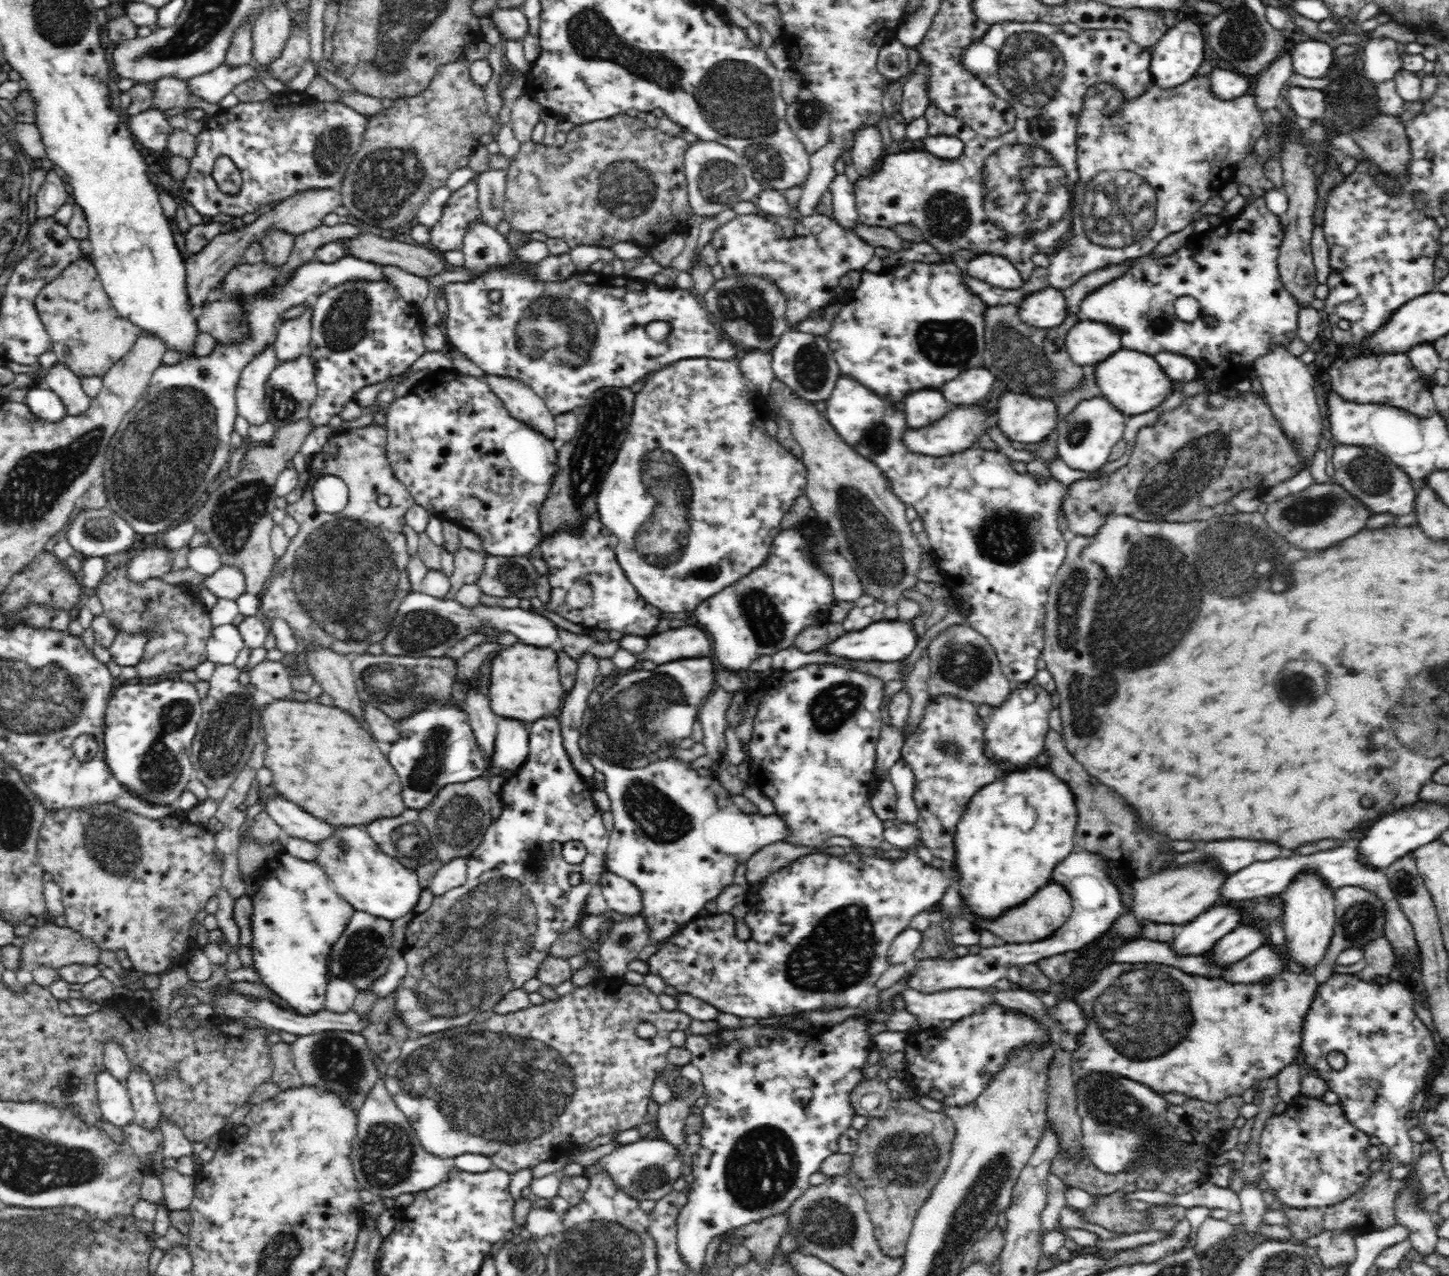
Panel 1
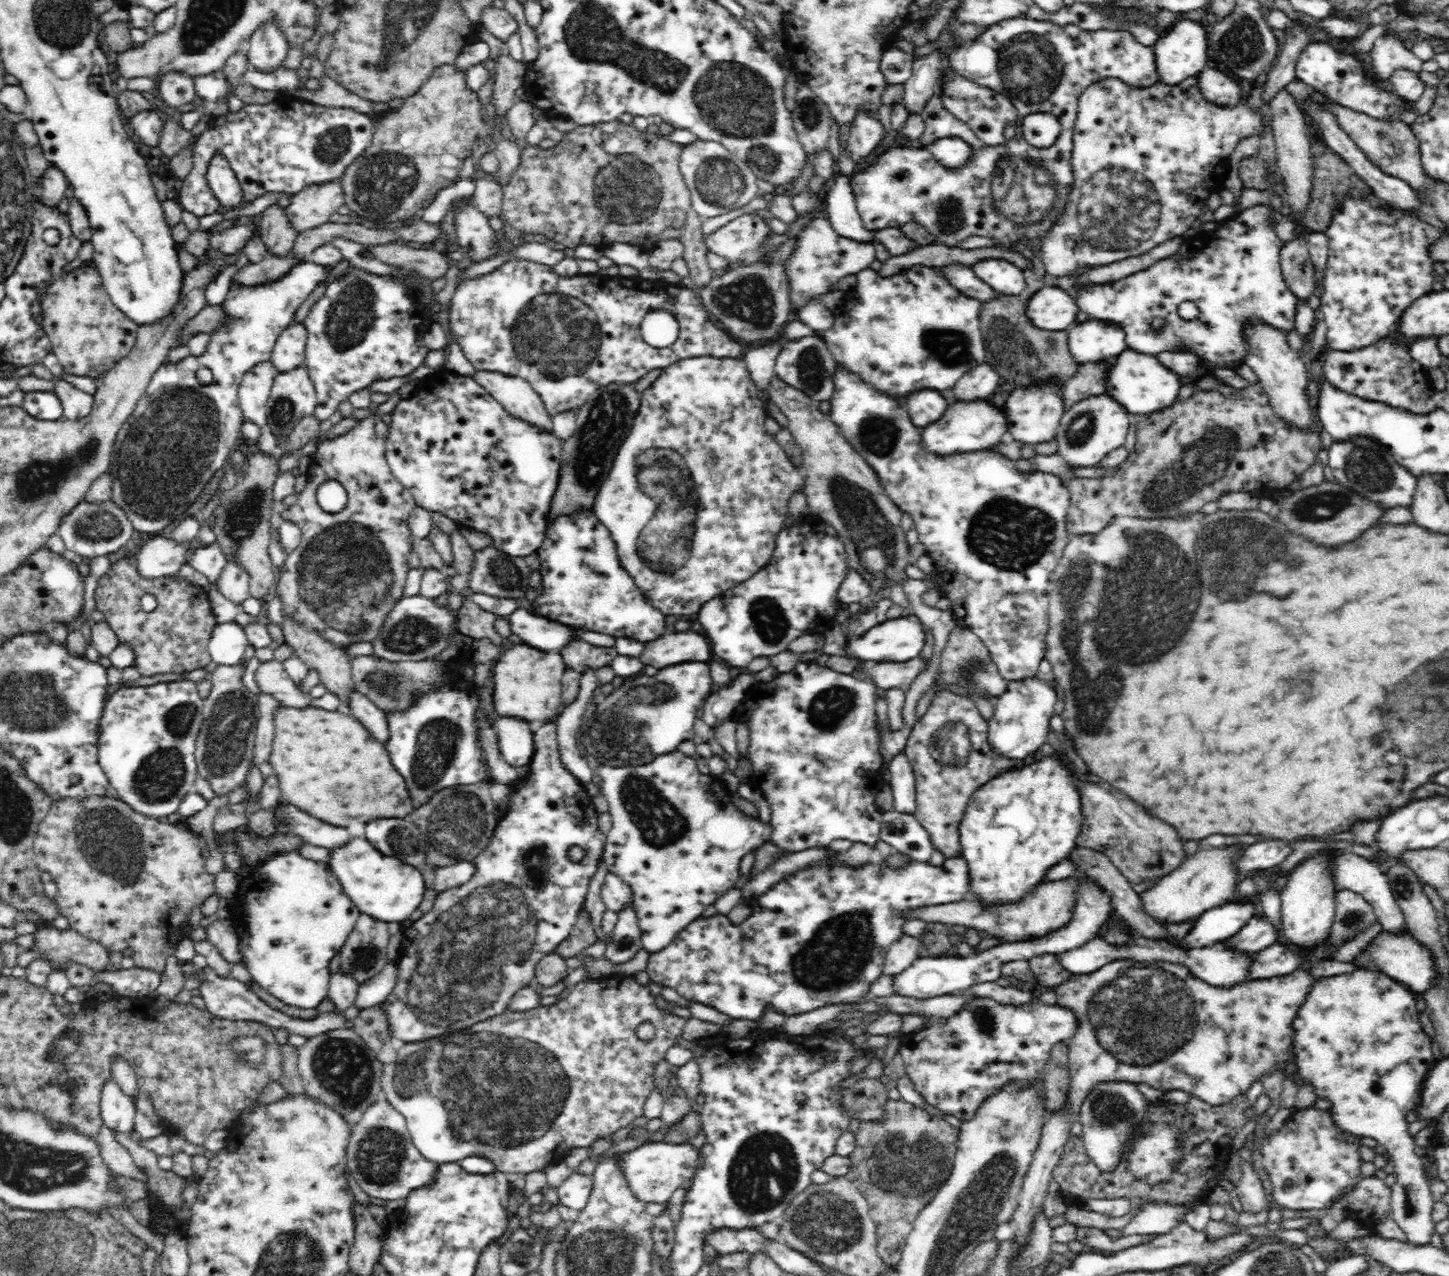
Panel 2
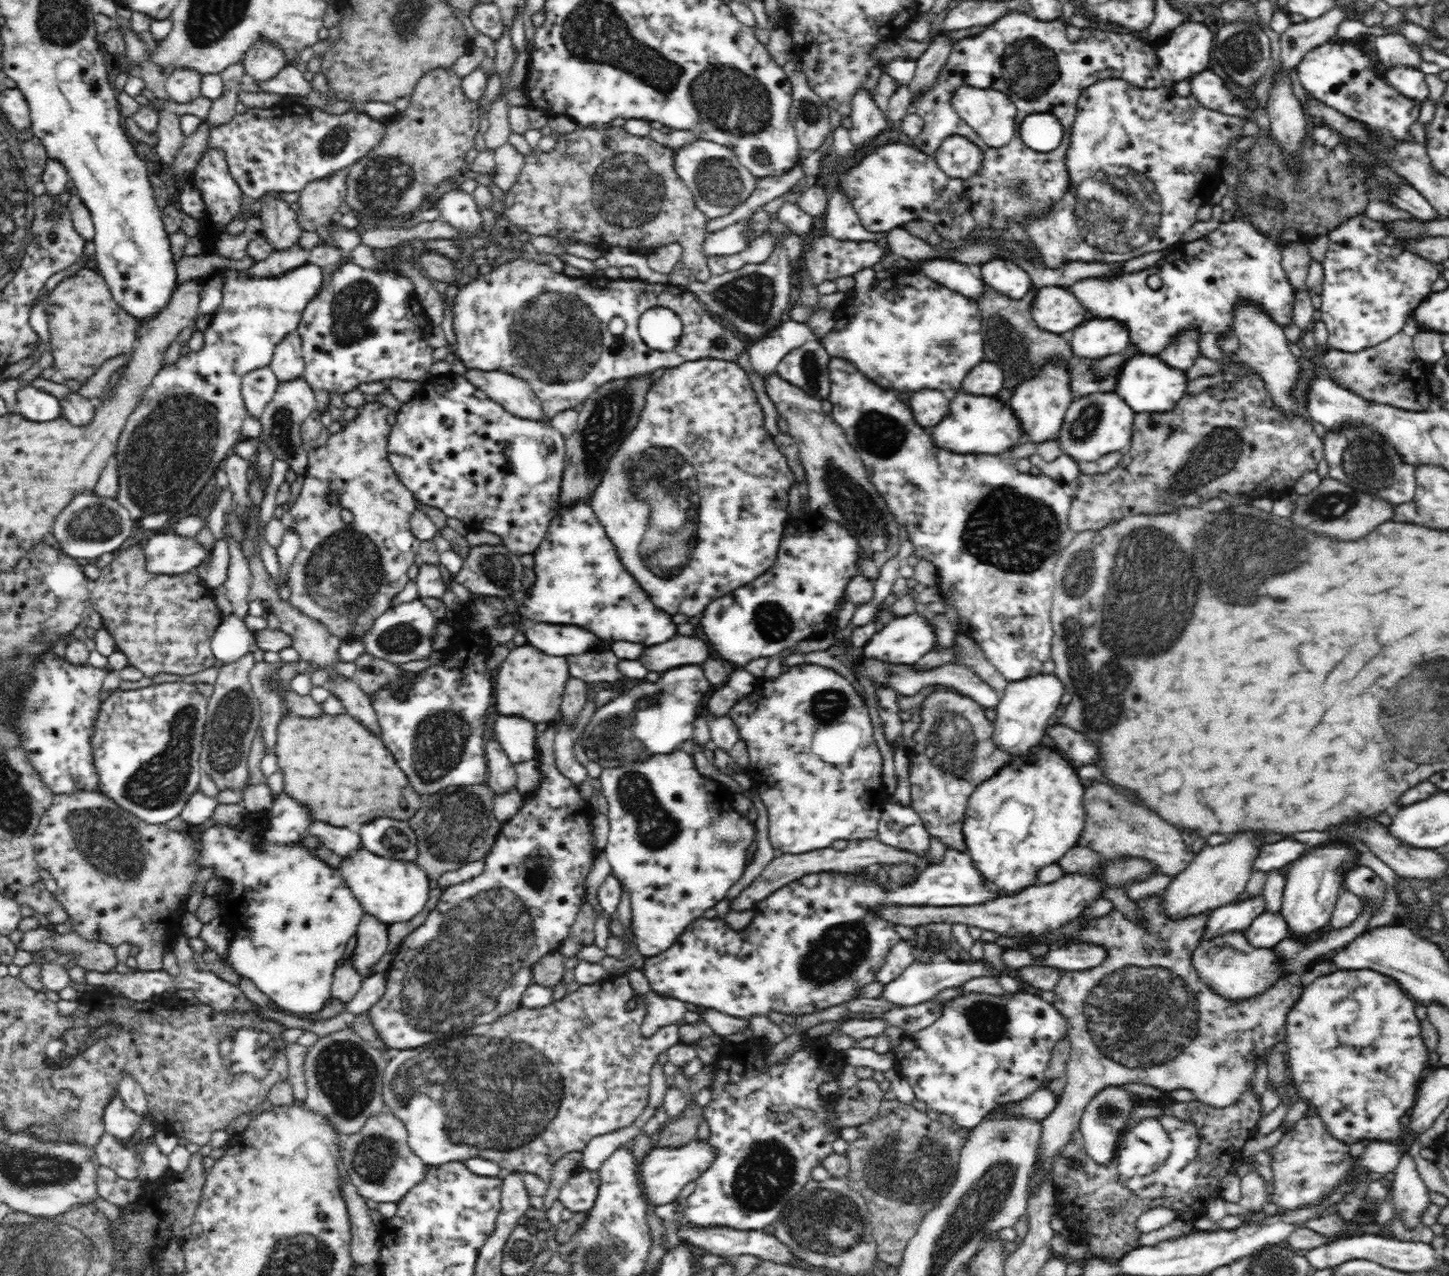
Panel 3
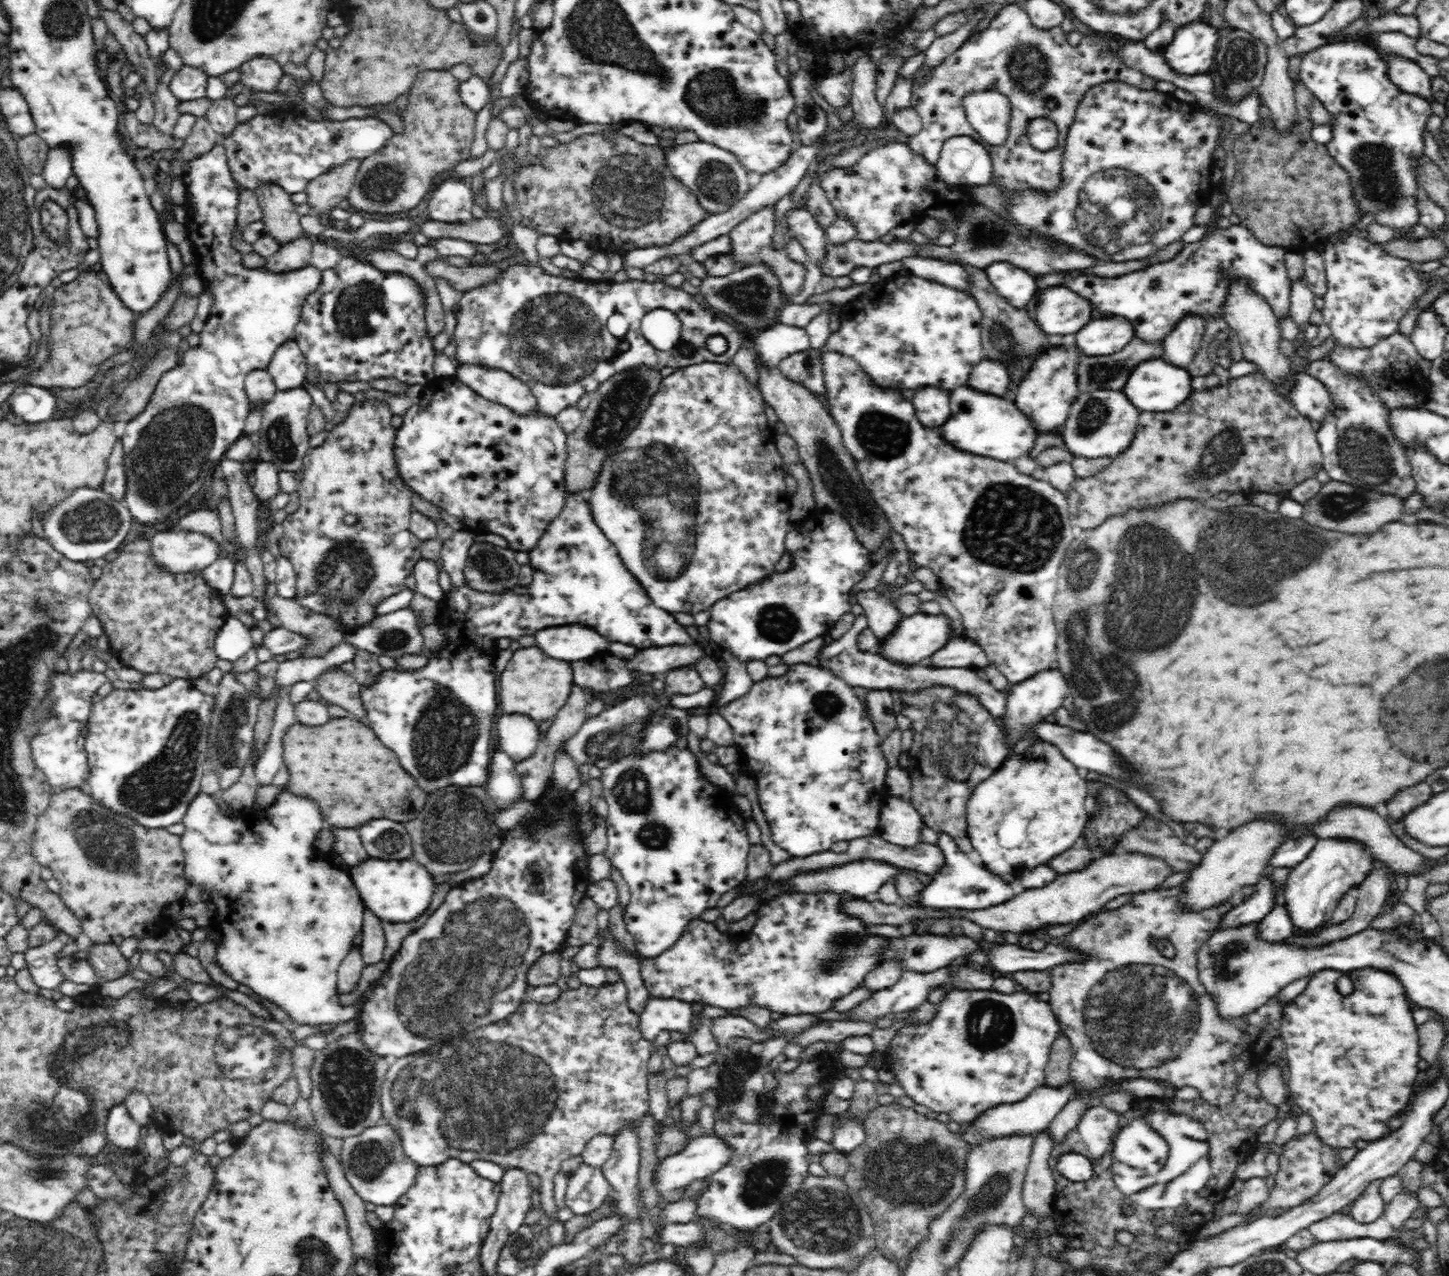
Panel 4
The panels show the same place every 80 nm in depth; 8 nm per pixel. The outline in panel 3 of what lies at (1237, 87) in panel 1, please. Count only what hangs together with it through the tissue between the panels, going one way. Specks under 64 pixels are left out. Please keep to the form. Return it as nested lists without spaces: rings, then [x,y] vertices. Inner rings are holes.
[[[1206,70],[1189,79],[1191,94],[1196,96],[1200,104],[1206,108],[1217,109],[1218,112],[1228,116],[1245,116],[1250,118],[1252,109],[1248,109],[1248,103],[1244,105],[1245,98],[1238,98],[1230,93],[1224,80],[1216,76],[1212,71]]]

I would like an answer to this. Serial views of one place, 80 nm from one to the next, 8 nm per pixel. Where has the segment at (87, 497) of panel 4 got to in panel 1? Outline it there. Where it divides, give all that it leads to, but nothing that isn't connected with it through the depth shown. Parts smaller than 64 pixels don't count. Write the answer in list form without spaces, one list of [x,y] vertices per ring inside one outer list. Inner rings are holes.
[[[111,508],[80,510],[70,522],[67,541],[74,551],[86,557],[108,557],[127,551],[136,532]]]

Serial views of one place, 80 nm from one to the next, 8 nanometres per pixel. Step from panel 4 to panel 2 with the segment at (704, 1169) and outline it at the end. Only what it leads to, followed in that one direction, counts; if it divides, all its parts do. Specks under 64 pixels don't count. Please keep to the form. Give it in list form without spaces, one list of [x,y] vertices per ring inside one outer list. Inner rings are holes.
[[[654,1142],[654,1144],[642,1144],[634,1152],[624,1154],[622,1164],[617,1166],[617,1170],[621,1172],[623,1180],[638,1200],[645,1203],[665,1204],[670,1200],[674,1190],[682,1186],[686,1180],[693,1178],[694,1170],[698,1166],[699,1150],[690,1143]]]

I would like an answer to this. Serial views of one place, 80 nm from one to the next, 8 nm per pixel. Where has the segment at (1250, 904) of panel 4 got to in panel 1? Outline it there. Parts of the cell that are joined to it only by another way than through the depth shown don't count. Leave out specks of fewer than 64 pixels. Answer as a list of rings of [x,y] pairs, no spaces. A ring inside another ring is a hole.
[[[1224,903],[1214,905],[1183,925],[1182,932],[1171,943],[1178,955],[1206,953],[1216,942],[1240,926],[1242,911]]]

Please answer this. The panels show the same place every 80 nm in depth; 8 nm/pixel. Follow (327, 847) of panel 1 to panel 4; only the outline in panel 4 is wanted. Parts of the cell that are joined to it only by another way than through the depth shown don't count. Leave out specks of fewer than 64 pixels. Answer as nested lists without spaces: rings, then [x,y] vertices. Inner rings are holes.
[[[366,857],[350,865],[350,880],[362,899],[379,919],[393,923],[410,922],[426,912],[432,900],[436,884],[434,876],[424,865],[414,859],[380,860]]]

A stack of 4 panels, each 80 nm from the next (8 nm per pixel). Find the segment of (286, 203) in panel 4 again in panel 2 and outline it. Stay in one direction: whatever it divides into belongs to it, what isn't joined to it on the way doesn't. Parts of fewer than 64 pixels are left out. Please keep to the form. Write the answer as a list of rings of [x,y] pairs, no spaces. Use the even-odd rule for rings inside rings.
[[[276,203],[265,209],[258,229],[268,254],[277,258],[285,258],[290,254],[299,233],[291,230],[287,218],[283,216],[283,208]]]

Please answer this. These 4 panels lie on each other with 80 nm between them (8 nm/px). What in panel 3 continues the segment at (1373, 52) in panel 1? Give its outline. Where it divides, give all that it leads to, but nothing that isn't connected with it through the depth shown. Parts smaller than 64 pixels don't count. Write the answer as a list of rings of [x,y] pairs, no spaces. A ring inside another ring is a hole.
[[[1401,33],[1384,34],[1374,38],[1376,56],[1380,60],[1380,67],[1390,70],[1392,66],[1410,66],[1419,68],[1422,57]]]

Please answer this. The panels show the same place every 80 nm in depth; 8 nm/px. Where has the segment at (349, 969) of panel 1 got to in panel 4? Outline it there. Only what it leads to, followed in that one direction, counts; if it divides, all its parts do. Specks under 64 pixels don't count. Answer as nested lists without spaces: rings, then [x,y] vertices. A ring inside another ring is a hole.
[[[372,911],[363,912],[364,928],[362,928],[362,943],[359,946],[362,960],[365,965],[376,965],[383,960],[383,952],[386,946],[382,920]]]

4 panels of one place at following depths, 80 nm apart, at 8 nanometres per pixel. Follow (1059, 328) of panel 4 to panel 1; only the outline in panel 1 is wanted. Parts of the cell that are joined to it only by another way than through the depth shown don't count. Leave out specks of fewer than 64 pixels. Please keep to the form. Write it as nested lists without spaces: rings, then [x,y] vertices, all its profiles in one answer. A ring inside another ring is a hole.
[[[1049,287],[1024,297],[1019,304],[1018,318],[1031,327],[1054,328],[1070,316],[1062,292]]]

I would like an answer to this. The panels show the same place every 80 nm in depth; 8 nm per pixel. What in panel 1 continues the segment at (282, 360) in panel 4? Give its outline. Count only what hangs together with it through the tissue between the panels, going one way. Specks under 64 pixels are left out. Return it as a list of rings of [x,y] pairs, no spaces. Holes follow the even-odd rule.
[[[310,311],[295,319],[285,320],[278,326],[274,348],[279,363],[282,360],[296,360],[309,352],[311,328]]]

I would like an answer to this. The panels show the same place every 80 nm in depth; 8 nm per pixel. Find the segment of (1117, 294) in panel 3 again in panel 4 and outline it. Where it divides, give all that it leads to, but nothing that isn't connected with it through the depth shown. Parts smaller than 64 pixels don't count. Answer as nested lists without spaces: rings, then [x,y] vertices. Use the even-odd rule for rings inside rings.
[[[1243,221],[1238,225],[1230,225],[1226,230],[1216,228],[1203,239],[1184,244],[1170,261],[1159,261],[1138,272],[1114,278],[1076,273],[1072,278],[1066,276],[1062,284],[1088,298],[1094,308],[1102,312],[1114,312],[1130,322],[1138,340],[1162,344],[1169,332],[1186,316],[1222,316],[1222,304],[1228,295],[1230,278],[1246,278],[1246,283],[1268,301],[1276,317],[1288,318],[1293,286],[1284,265],[1286,252],[1281,246],[1258,240]],[[1218,270],[1224,270],[1226,276],[1218,274]],[[1152,280],[1158,280],[1158,286],[1153,286]]]

